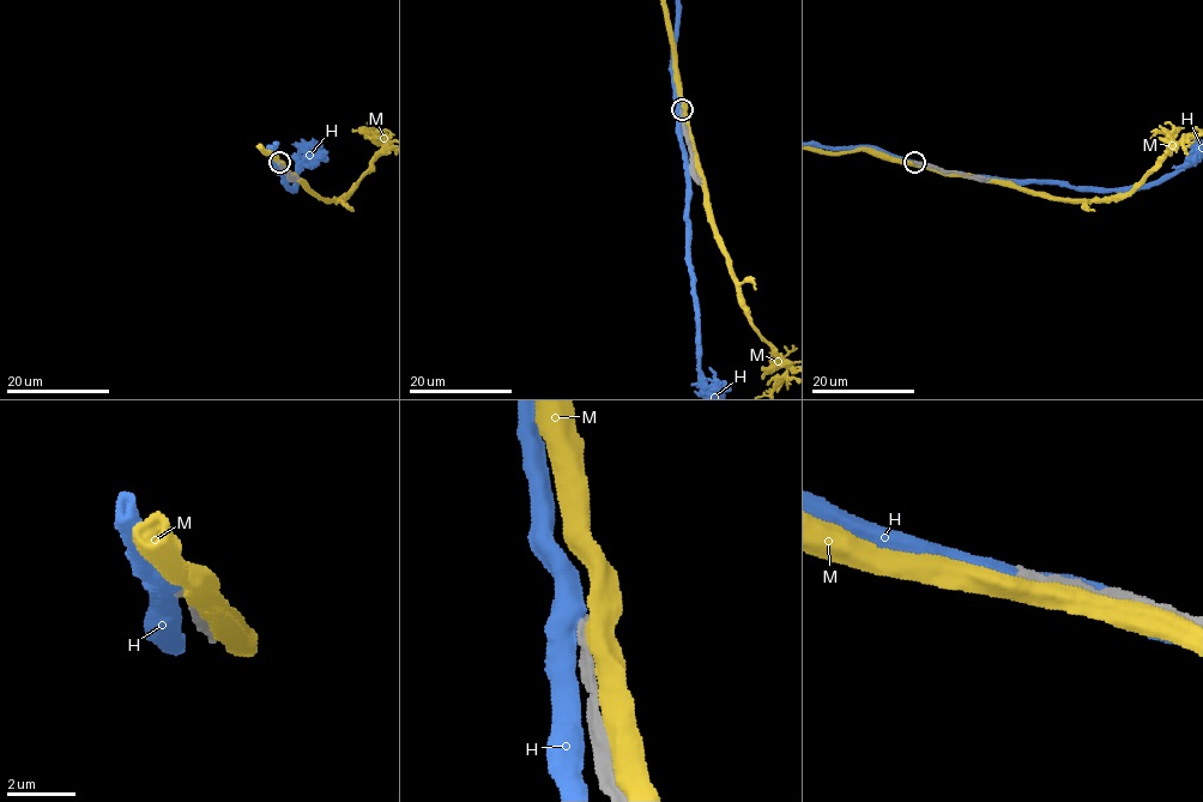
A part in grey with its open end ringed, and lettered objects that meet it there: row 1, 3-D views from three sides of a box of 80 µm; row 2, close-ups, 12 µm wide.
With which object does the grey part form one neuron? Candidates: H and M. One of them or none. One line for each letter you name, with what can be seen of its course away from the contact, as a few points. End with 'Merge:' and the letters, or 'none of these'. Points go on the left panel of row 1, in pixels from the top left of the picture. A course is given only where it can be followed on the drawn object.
Merge: none of these

